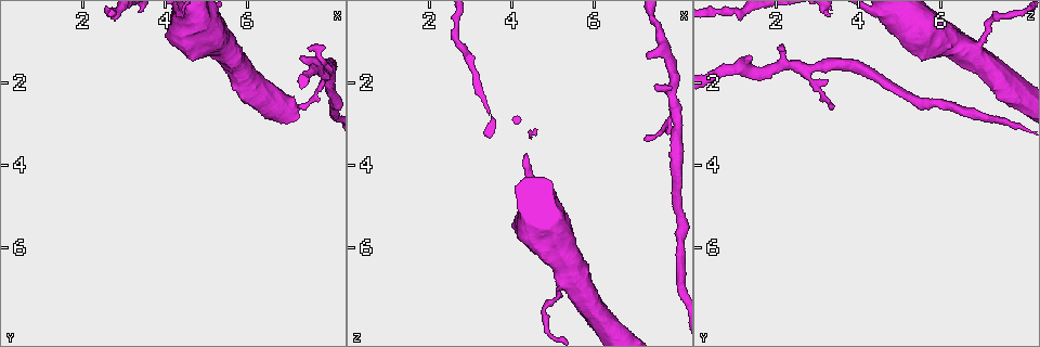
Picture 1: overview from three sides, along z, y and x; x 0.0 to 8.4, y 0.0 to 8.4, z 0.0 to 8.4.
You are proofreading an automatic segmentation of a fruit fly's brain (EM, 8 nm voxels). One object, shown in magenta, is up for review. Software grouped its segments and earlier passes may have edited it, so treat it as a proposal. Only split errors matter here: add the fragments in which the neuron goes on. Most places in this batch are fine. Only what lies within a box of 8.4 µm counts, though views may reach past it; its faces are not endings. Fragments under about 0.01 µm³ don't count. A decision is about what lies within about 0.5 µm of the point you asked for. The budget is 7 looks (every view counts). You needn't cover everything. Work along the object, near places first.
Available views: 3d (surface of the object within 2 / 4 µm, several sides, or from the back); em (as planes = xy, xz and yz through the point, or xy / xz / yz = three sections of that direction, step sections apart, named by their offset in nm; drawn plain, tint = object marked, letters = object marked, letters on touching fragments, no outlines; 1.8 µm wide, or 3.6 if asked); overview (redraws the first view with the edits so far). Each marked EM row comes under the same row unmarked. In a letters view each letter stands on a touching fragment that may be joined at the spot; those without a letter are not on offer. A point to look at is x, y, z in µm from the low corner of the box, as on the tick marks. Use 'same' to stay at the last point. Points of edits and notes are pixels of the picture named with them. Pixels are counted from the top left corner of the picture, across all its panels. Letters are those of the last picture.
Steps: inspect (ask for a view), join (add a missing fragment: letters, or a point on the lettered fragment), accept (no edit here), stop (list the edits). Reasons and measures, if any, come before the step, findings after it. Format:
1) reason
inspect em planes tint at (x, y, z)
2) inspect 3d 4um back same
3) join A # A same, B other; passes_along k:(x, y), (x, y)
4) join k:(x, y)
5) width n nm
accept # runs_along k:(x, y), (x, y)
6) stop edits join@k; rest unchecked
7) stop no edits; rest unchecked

calibre changes
inspect 3d 4um at (5.20, 1.10, 6.85)

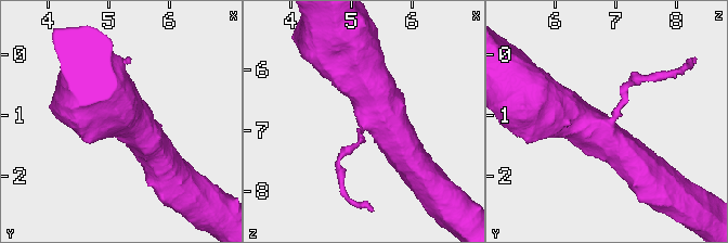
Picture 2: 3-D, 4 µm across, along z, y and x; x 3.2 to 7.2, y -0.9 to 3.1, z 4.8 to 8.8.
need the tissue
inspect em planes letters at (5.20, 1.15, 6.85)

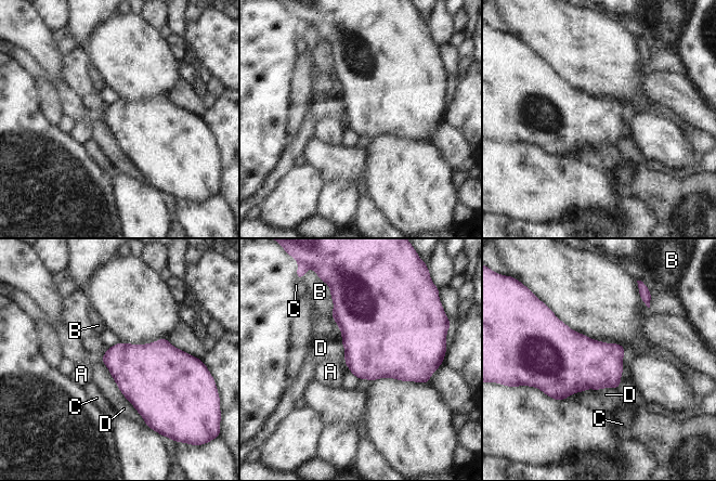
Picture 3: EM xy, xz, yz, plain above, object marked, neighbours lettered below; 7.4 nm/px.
accept # A other, B other, C other, D other; border 3:(101, 359), (119, 391), (146, 424); none of them fits

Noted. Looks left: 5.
free end
inspect em yz step 8 tint at (7.20, 2.60, 3.40)

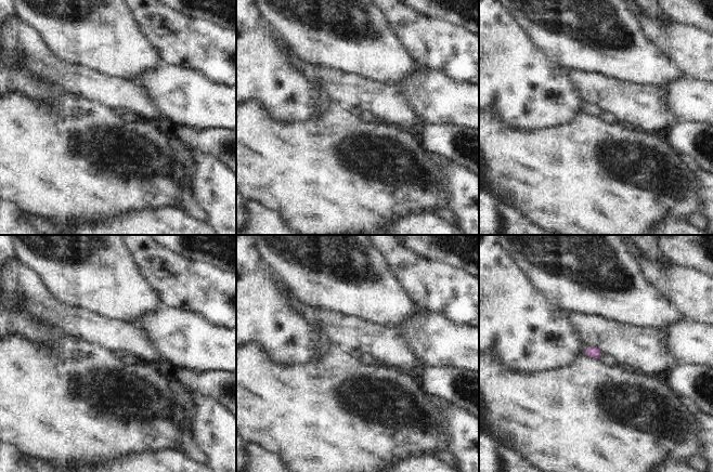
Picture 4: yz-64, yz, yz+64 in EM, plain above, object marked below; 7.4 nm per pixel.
inspect em xz step 4 letters same

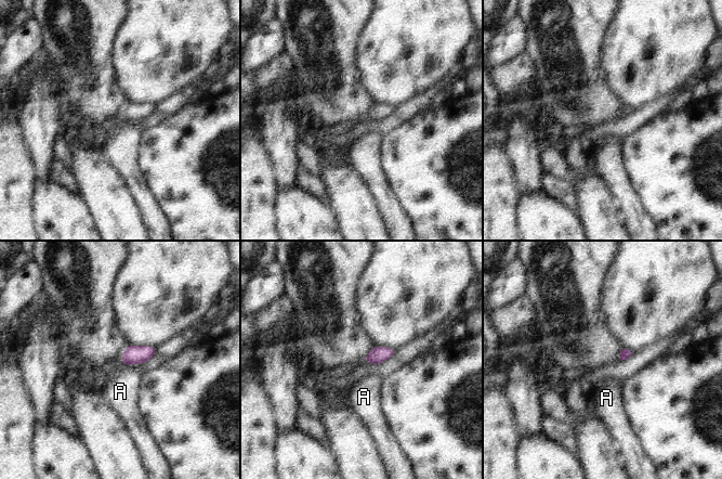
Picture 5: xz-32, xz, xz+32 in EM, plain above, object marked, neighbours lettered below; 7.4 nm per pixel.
accept # A other; border 5:(122, 351), (122, 363), (141, 364); no lettered fragment goes on from it

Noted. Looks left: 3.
an open end
inspect em xz step 4 tint at (7.25, 1.30, 1.35)

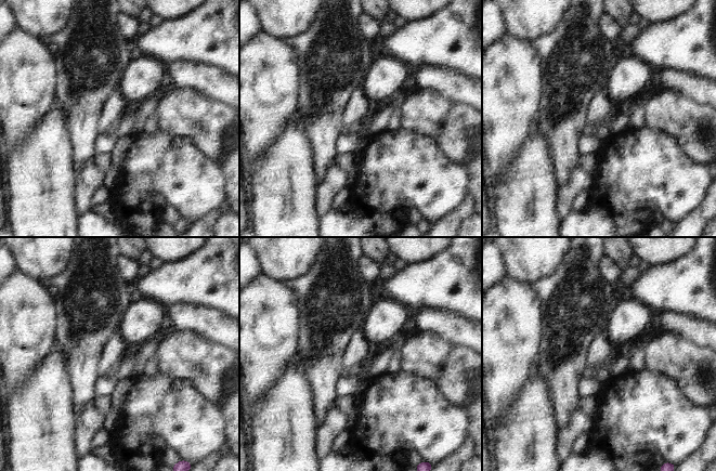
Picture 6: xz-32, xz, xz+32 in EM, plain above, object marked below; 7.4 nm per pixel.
inspect em planes letters same

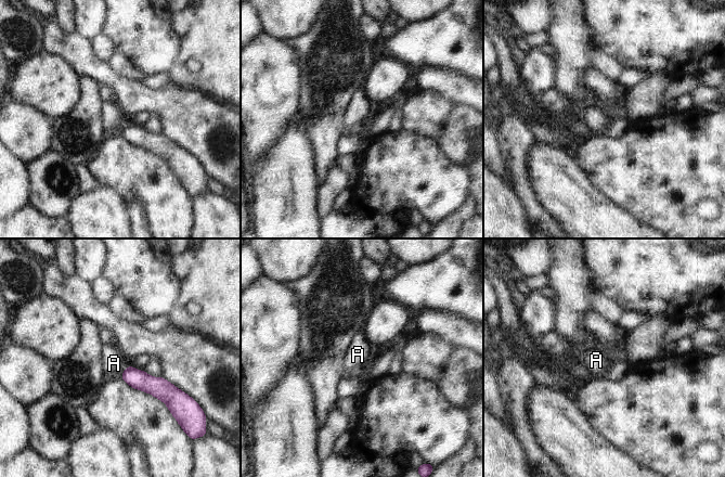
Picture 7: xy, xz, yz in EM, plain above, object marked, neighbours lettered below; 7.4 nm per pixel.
width 130 nm; longest_contact A 110 nm
join 7:(114, 363) # A same; the neuron continues

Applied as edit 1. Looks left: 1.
stop edits join@7; rest unchecked

